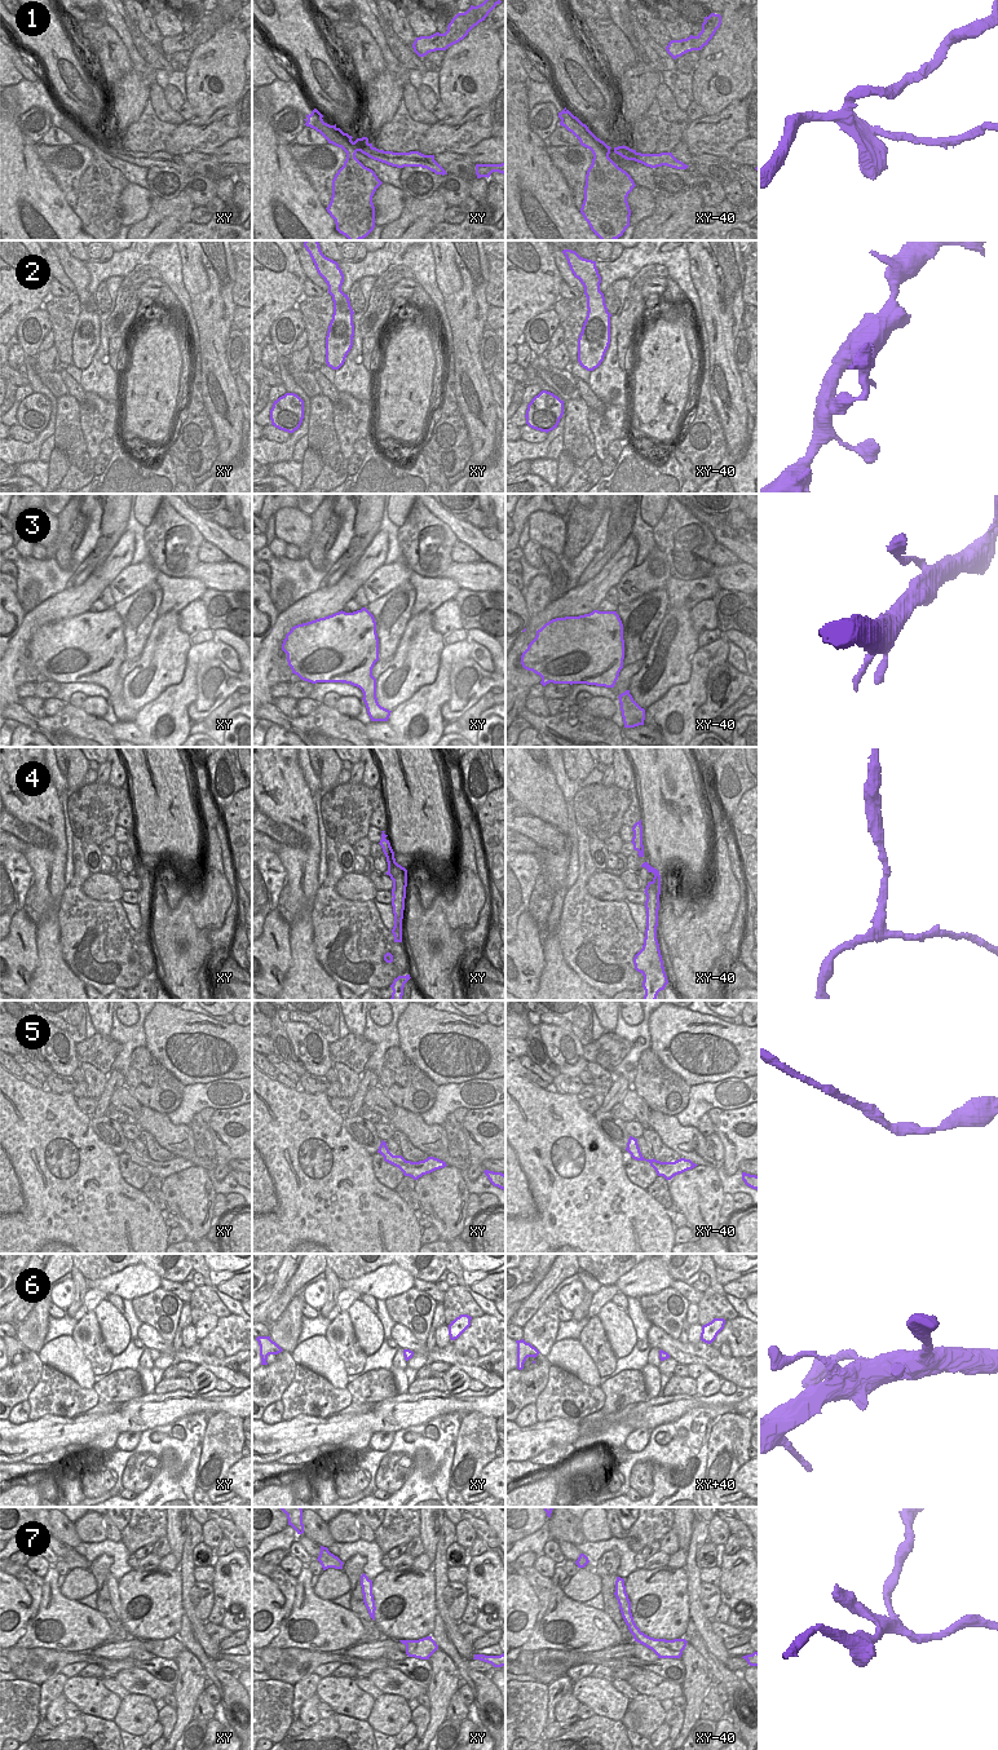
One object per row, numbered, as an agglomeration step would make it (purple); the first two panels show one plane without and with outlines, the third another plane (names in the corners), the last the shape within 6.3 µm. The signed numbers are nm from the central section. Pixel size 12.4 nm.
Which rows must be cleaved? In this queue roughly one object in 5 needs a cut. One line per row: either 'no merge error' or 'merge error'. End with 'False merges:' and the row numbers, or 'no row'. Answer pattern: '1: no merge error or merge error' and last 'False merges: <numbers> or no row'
1: merge error
2: no merge error
3: no merge error
4: no merge error
5: no merge error
6: no merge error
7: no merge error
False merges: 1

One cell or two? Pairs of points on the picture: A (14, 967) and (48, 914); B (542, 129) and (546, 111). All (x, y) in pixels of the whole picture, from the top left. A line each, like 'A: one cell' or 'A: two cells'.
A: two cells
B: one cell

